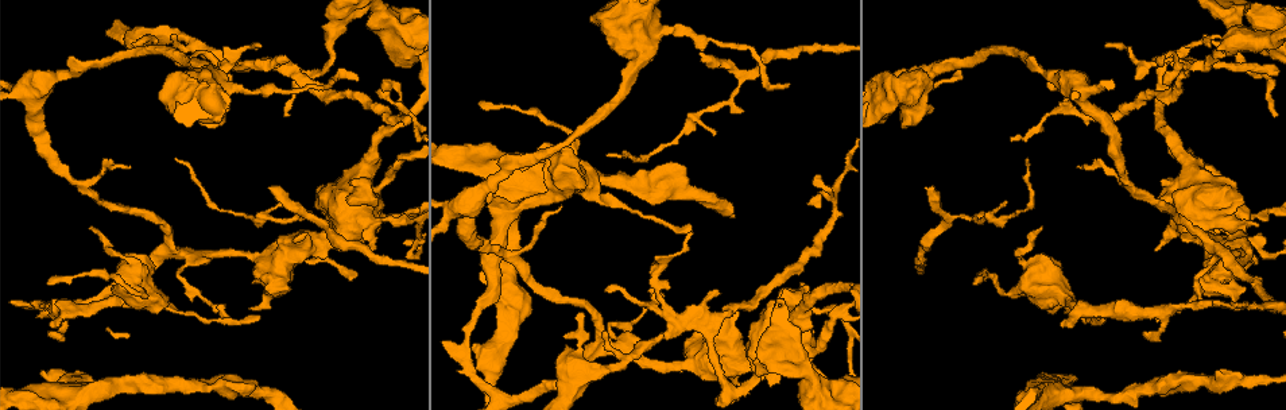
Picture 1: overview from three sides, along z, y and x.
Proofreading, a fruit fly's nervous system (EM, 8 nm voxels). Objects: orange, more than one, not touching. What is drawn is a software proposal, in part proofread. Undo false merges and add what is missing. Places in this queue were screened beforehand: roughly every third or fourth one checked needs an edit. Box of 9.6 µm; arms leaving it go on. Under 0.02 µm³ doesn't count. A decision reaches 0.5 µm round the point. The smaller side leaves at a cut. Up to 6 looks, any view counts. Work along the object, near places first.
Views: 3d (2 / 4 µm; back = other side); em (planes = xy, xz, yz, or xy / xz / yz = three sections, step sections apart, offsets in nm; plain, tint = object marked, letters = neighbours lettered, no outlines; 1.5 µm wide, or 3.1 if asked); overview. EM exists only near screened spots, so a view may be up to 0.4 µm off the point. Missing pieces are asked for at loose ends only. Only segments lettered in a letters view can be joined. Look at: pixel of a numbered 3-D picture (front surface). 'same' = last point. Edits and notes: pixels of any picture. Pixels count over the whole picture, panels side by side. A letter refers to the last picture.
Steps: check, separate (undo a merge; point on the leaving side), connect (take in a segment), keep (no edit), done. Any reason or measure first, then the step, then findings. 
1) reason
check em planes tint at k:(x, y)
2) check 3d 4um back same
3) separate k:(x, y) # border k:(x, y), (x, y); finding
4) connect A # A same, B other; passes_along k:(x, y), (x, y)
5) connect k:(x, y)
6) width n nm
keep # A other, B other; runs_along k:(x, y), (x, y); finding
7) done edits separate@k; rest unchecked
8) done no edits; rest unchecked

check 3d 4um at 1:(387, 93)

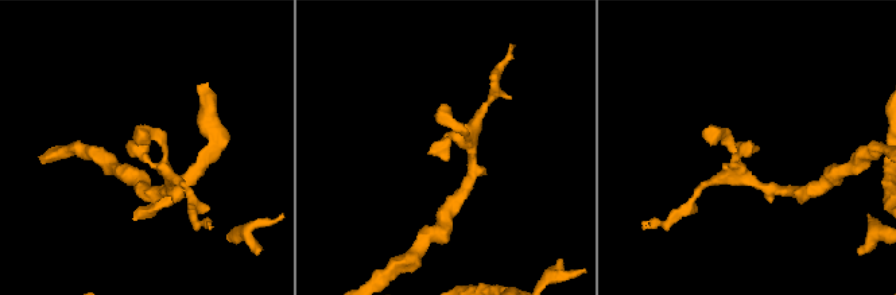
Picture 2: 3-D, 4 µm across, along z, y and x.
shape alone is not enough
check em xz step 4 letters at 2:(447, 159)

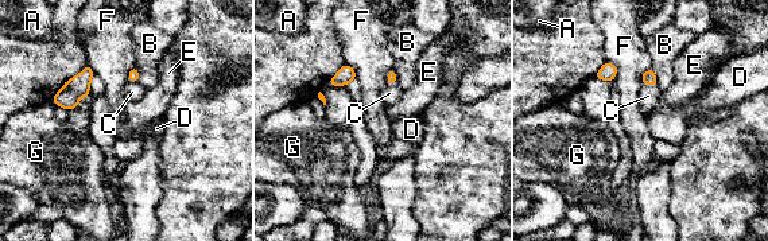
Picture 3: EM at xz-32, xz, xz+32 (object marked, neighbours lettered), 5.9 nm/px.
check em planes letters same

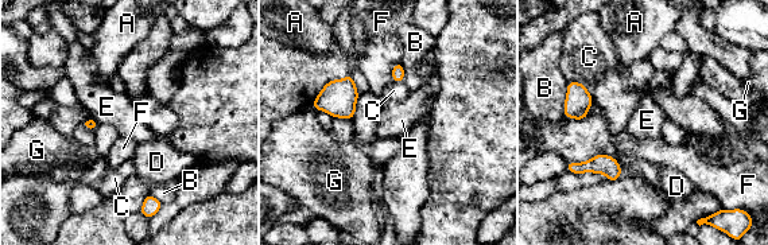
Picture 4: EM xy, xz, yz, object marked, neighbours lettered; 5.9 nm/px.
longest_contact F 300 nm
keep # A other, B other, C other, D other, E other, F other, G other; border 4:(92, 117), (99, 123); none of them fits

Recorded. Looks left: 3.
sharp bend
check 3d 4um at 1:(741, 393)

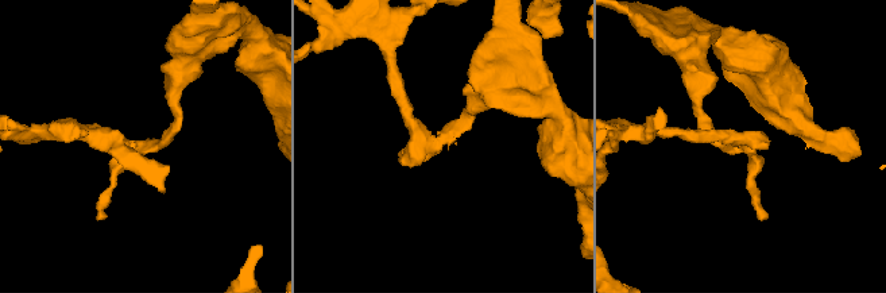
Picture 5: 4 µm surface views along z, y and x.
check em planes tint at 5:(437, 140)

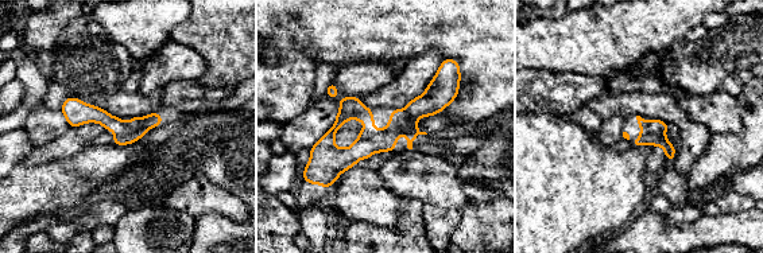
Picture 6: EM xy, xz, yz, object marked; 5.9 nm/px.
what lies round it
check em planes letters same

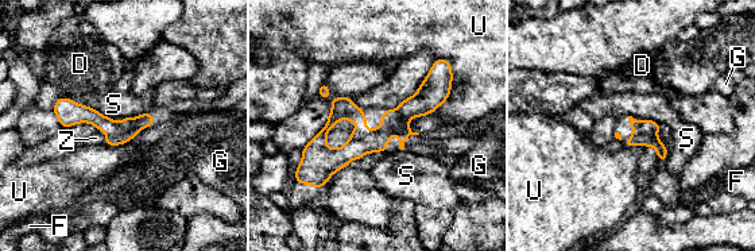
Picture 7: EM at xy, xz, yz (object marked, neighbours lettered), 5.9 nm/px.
width 140 nm
separate 7:(641, 127) # D other, F other, G other, S other, U other, Z other; border 7:(655, 135), (639, 134), (637, 136); a second neuron is stuck on

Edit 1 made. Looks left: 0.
done edits separate@7; rest unchecked

